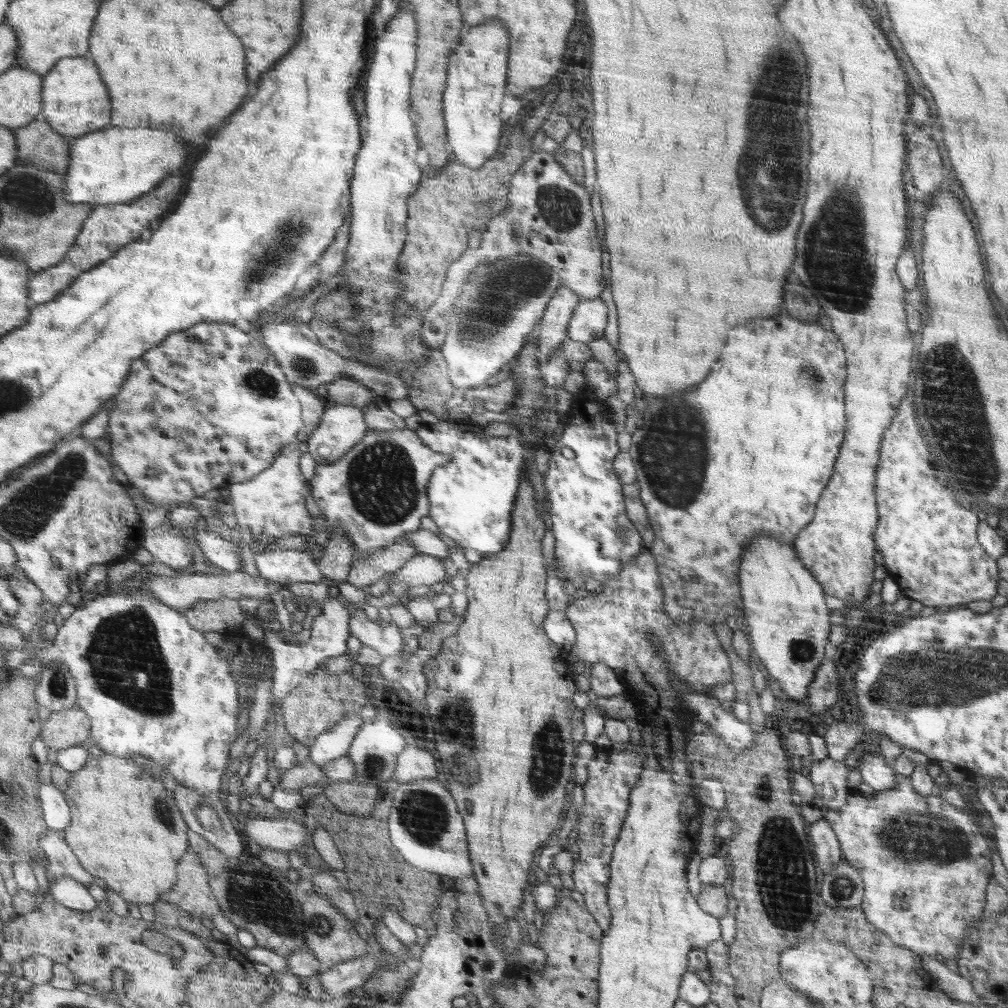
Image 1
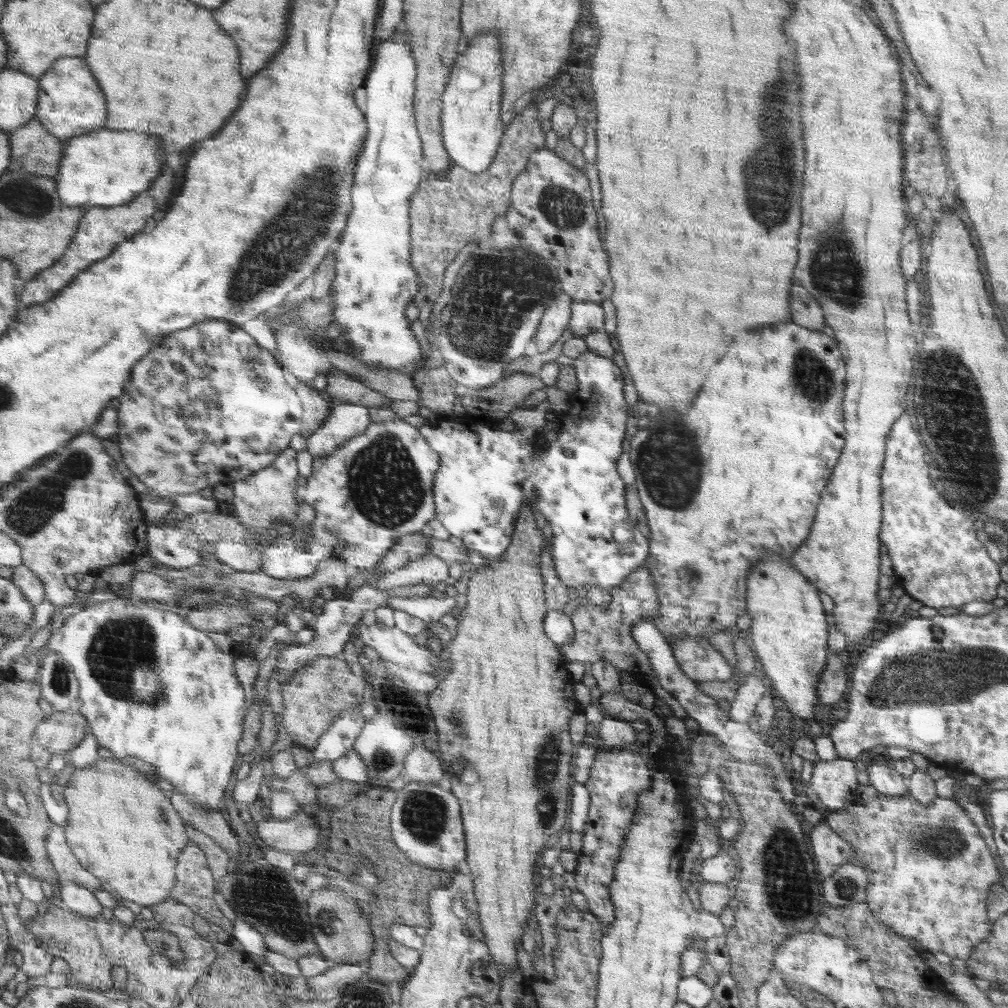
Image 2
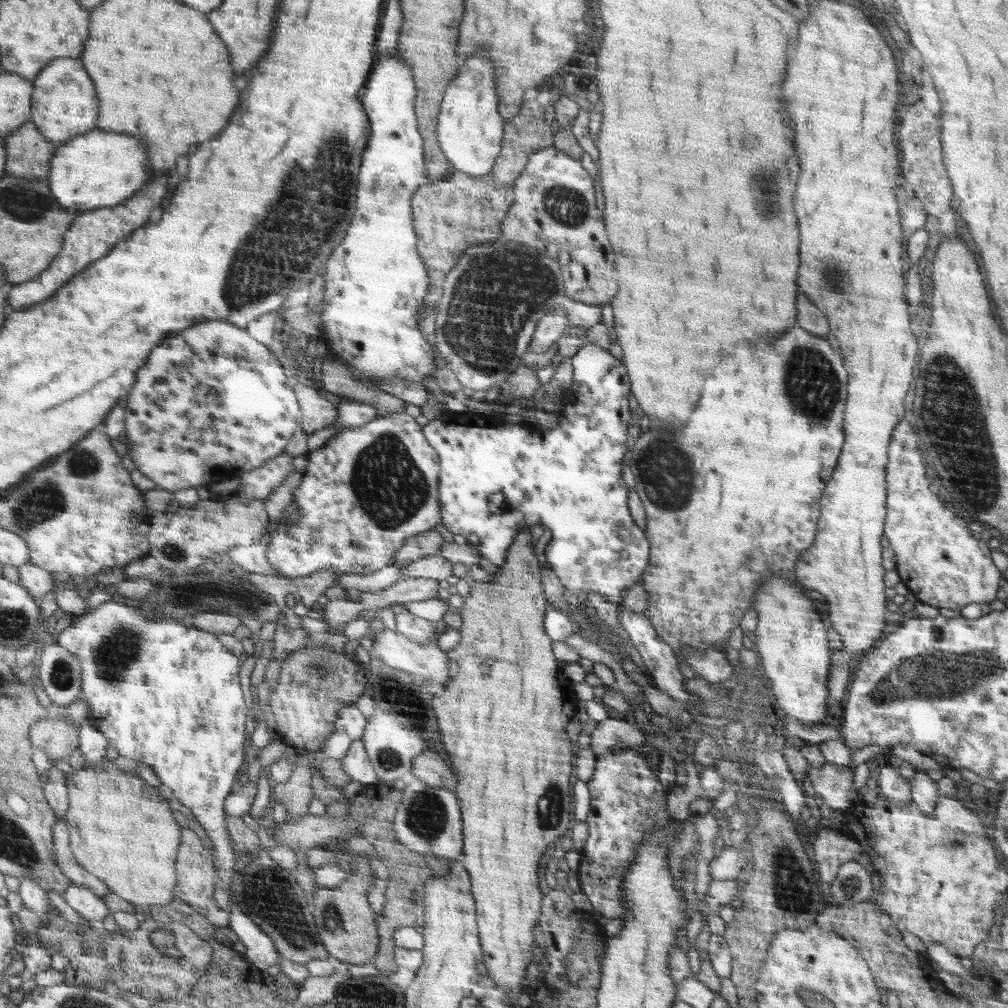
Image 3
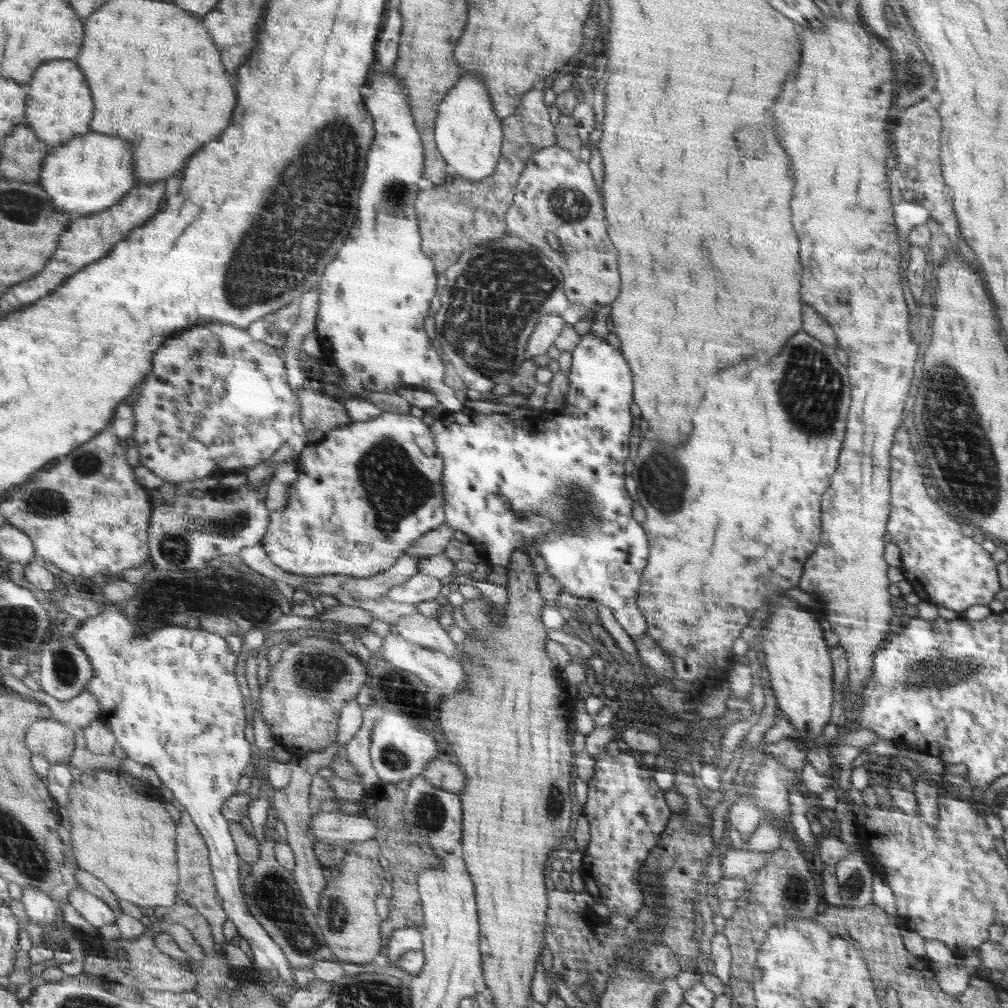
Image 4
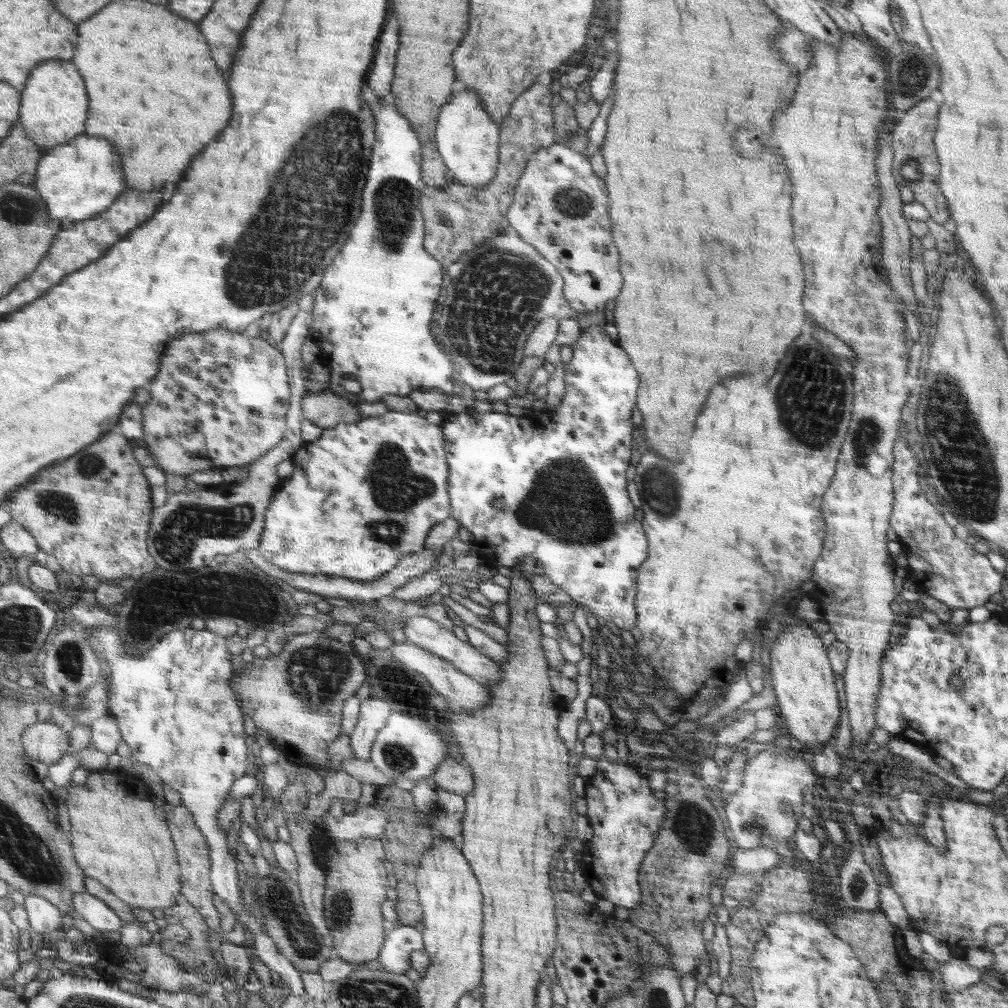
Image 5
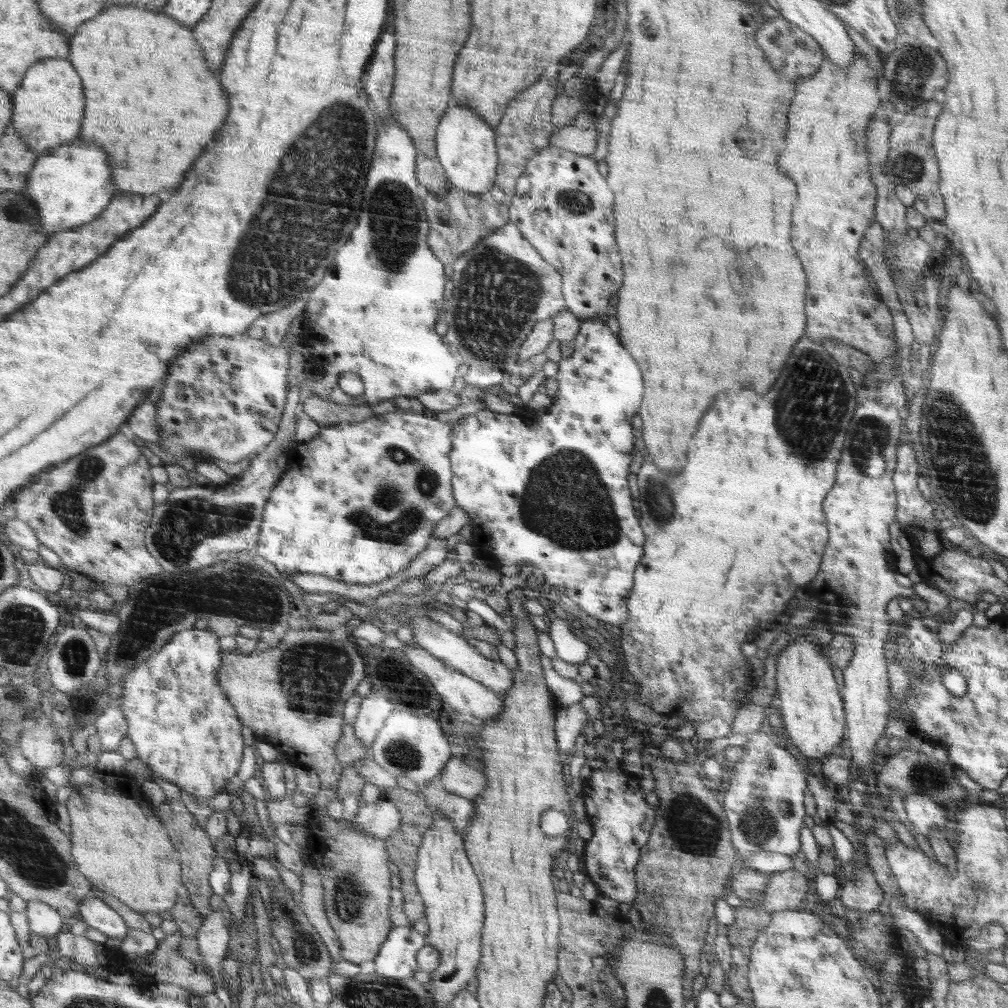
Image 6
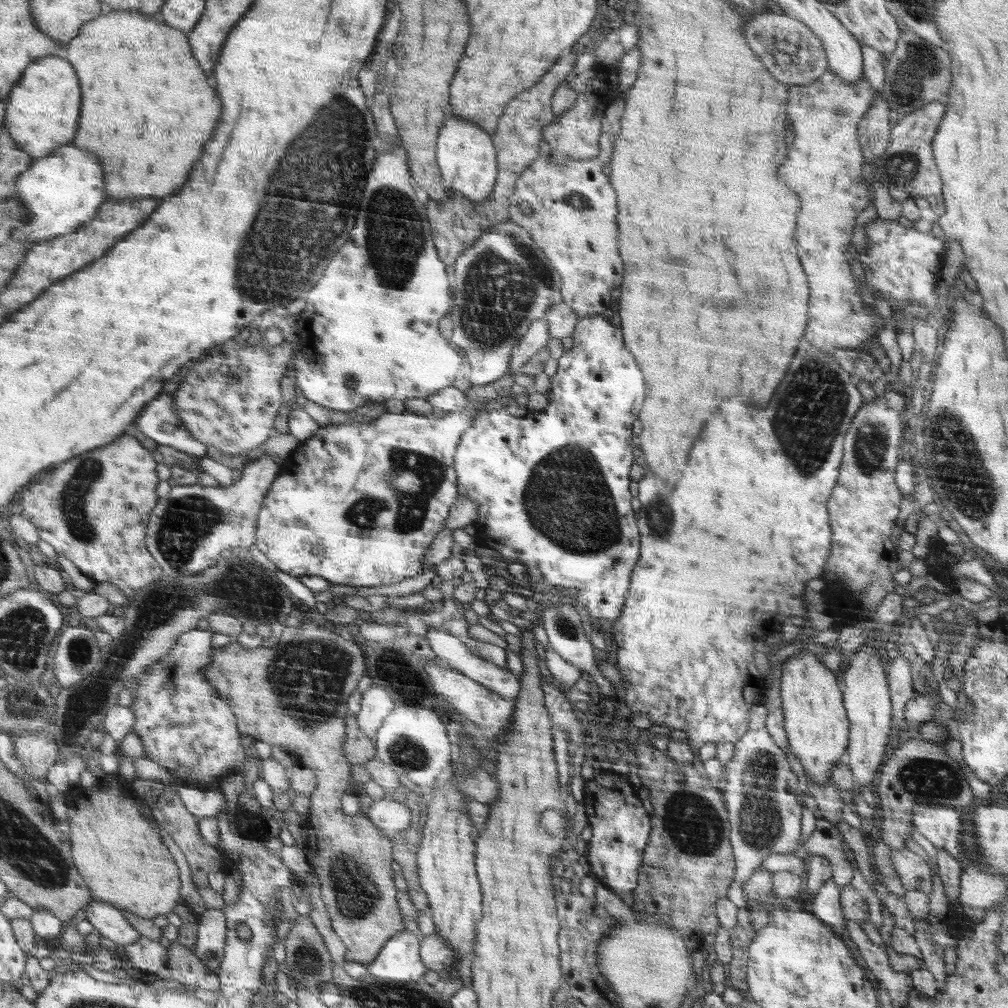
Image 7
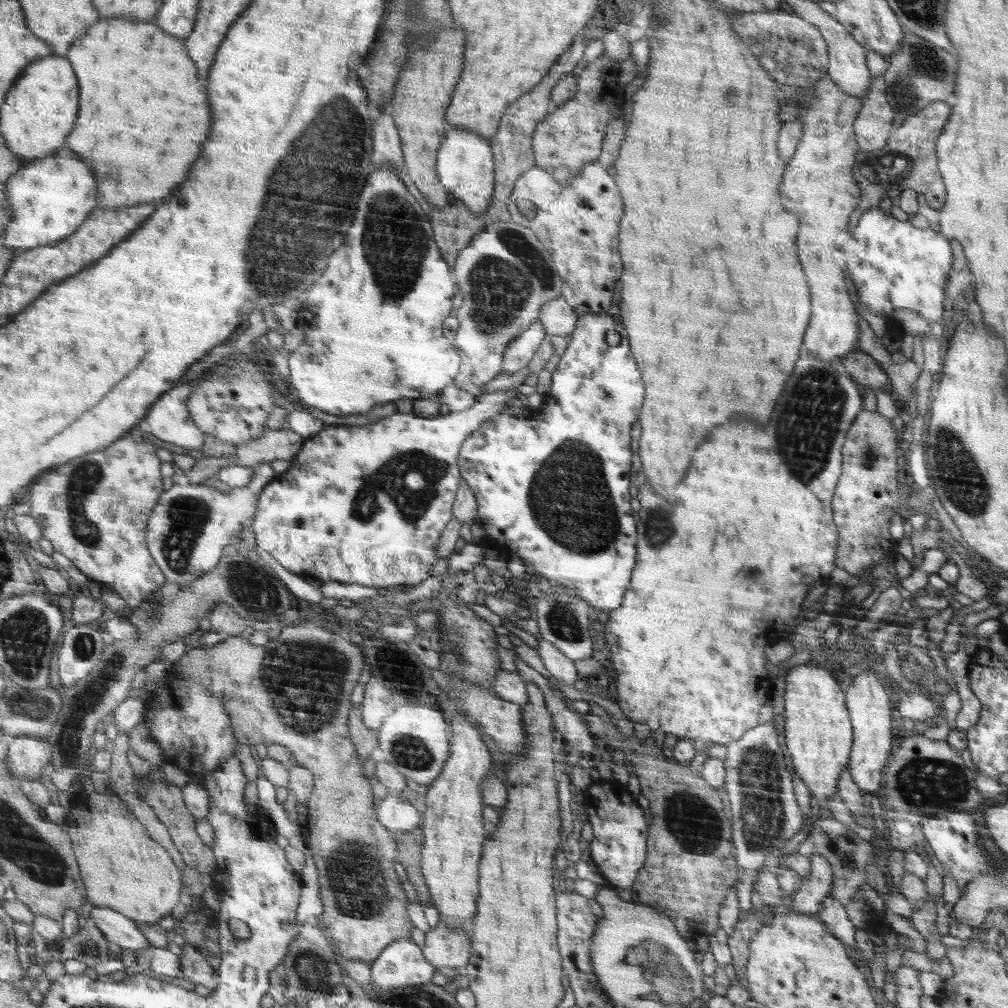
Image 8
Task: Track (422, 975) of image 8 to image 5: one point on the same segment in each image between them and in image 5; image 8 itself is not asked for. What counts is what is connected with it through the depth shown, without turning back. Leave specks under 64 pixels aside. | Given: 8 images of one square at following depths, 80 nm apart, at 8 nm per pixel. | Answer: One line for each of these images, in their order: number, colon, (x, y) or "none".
5: (401, 940)
6: (396, 958)
7: (399, 961)

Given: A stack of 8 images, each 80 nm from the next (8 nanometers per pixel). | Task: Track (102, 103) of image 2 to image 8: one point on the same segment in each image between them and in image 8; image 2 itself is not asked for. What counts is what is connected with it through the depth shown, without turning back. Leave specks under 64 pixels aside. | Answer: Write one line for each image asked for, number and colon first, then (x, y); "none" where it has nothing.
3: (66, 105)
4: (61, 107)
5: (56, 106)
6: (52, 99)
7: (44, 114)
8: (41, 112)

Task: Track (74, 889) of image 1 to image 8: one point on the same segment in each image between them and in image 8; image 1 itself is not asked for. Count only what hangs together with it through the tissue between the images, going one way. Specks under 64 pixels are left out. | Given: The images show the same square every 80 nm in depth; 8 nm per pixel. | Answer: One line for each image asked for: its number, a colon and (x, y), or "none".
2: (77, 898)
3: (94, 908)
4: (95, 910)
5: (94, 910)
6: (96, 912)
7: (110, 921)
8: (118, 928)

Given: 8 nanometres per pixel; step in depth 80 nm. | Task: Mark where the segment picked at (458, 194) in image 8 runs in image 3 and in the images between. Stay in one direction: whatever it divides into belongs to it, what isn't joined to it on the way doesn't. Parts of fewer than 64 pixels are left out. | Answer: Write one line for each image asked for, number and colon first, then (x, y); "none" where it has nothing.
3: (469, 128)
4: (468, 134)
5: (467, 136)
6: (466, 143)
7: (467, 155)

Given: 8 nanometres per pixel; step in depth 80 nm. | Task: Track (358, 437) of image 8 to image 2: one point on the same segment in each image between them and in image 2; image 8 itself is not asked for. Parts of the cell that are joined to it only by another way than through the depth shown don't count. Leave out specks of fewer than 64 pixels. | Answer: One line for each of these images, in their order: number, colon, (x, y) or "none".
2: (378, 486)
3: (372, 487)
4: (364, 493)
5: (326, 519)
6: (360, 500)
7: (324, 515)

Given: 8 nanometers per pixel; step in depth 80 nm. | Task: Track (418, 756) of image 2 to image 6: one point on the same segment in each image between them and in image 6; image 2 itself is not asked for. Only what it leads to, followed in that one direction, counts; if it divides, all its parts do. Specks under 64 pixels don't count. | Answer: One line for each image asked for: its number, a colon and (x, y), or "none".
3: (429, 767)
4: (444, 774)
5: (452, 776)
6: (460, 778)

